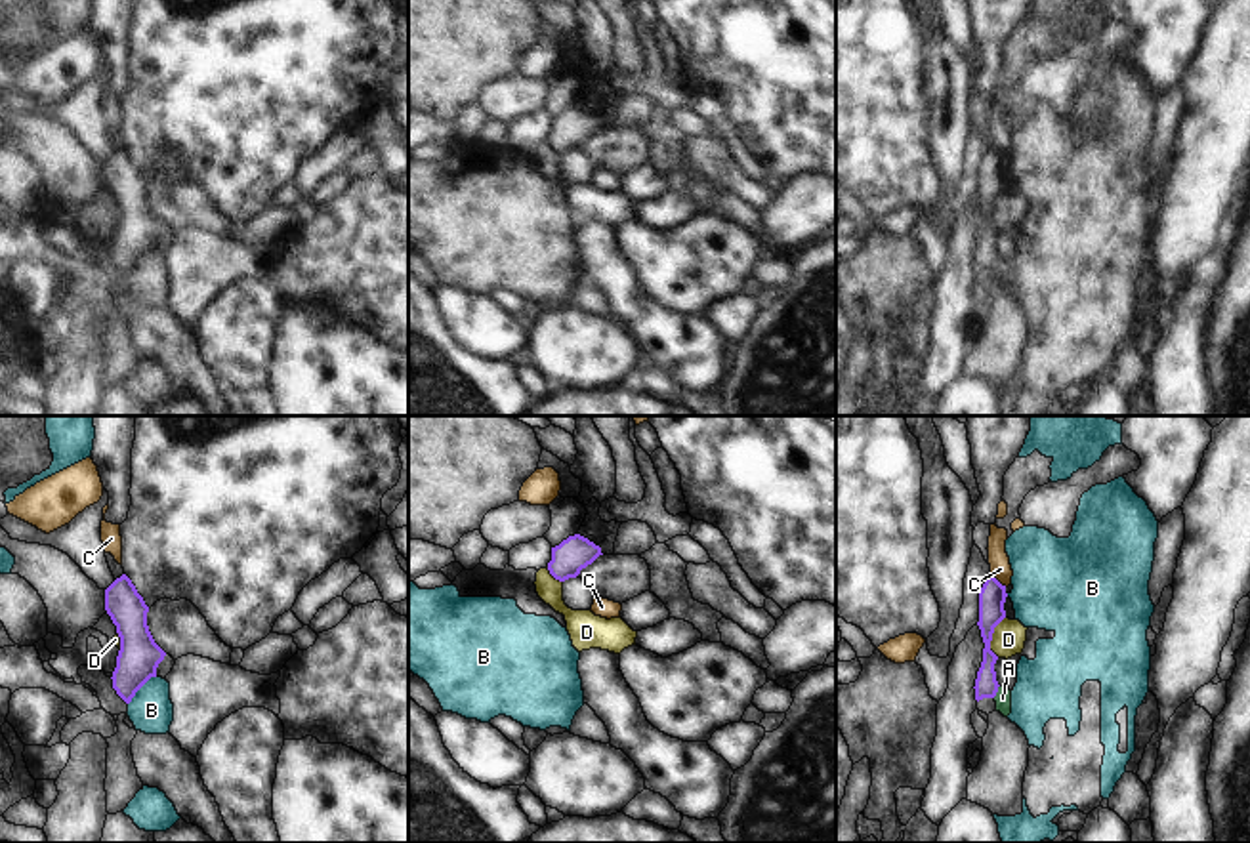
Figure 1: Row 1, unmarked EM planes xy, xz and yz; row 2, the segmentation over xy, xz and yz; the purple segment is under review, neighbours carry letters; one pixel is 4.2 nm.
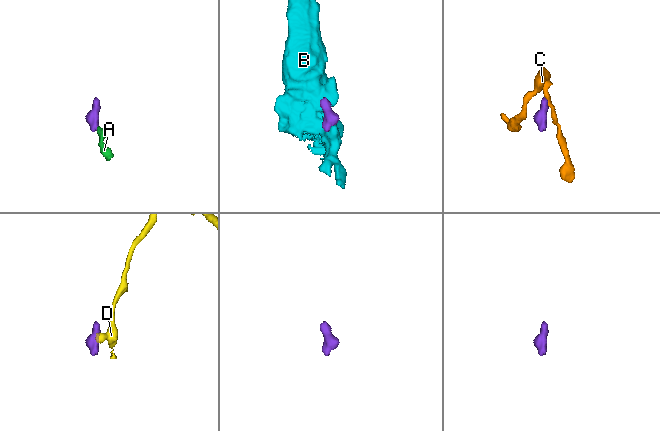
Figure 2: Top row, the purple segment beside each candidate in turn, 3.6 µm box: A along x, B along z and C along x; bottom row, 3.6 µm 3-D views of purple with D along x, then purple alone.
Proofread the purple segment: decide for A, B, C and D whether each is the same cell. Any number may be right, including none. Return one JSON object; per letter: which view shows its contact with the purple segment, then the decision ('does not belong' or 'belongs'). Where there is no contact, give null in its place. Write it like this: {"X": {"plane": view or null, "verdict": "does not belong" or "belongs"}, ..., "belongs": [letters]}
{"A": {"plane": "yz", "verdict": "belongs"}, "B": {"plane": "xy", "verdict": "does not belong"}, "C": {"plane": "yz", "verdict": "does not belong"}, "D": {"plane": "yz", "verdict": "does not belong"}, "belongs": ["A"]}

